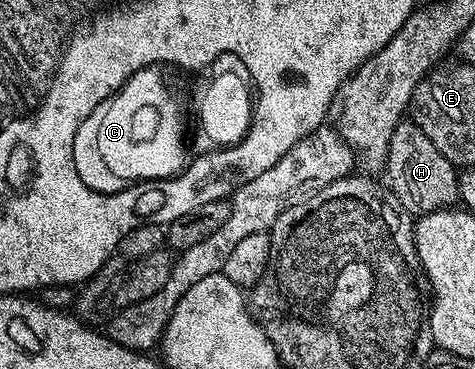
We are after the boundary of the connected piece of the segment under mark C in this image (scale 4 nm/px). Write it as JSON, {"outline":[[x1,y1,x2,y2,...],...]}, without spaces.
{"outline":[[148,67,138,69,124,85,118,89,109,99,102,101,96,109,81,123,81,127,77,127,77,135,73,139,73,163,76,167,84,167,83,165,91,165,91,181,89,177,89,188,91,192,100,195,119,195,124,192,123,189,127,185,127,181,151,181,147,183,158,183,174,178,182,173,188,164,187,145,183,140,187,137,187,113,183,110,183,105,179,102,179,97,173,90,167,86,167,81,163,78,164,70,159,67]]}

